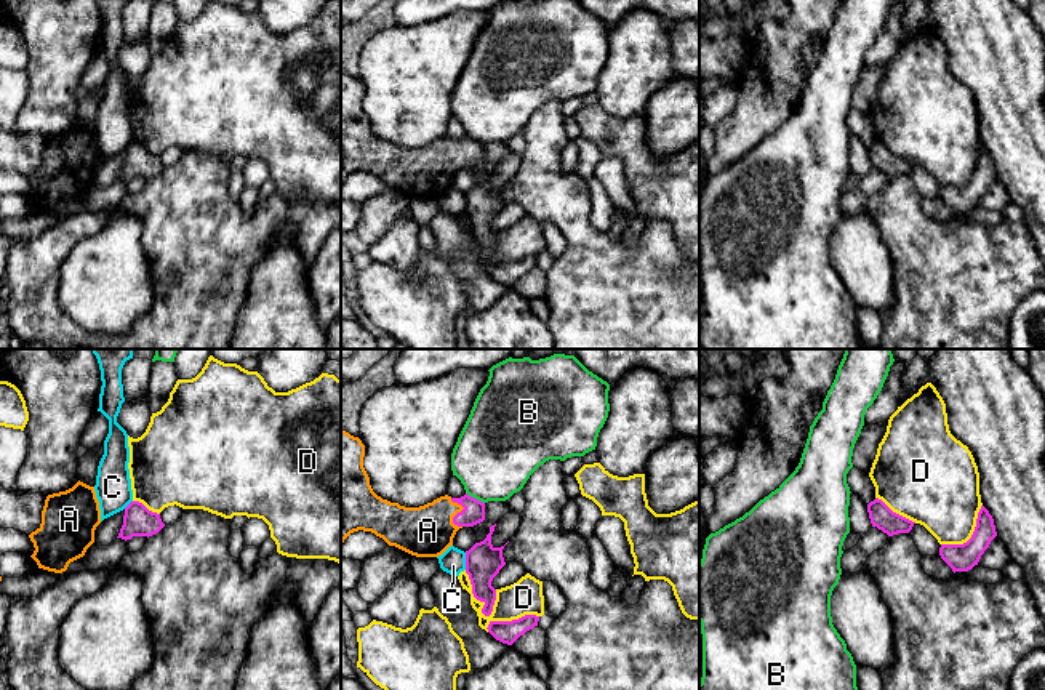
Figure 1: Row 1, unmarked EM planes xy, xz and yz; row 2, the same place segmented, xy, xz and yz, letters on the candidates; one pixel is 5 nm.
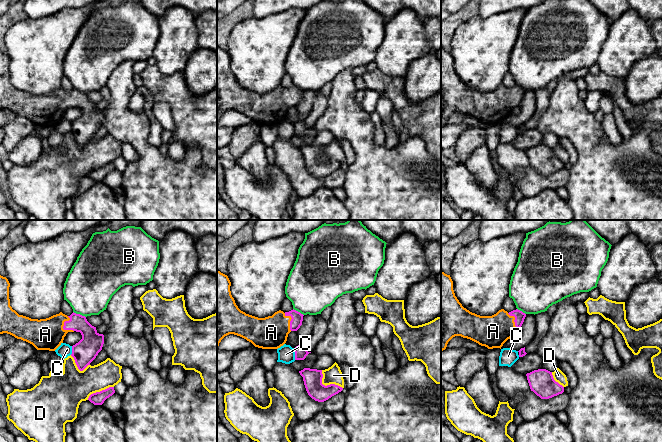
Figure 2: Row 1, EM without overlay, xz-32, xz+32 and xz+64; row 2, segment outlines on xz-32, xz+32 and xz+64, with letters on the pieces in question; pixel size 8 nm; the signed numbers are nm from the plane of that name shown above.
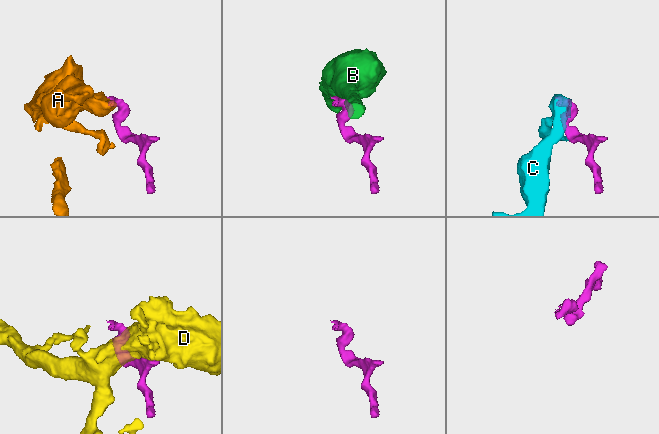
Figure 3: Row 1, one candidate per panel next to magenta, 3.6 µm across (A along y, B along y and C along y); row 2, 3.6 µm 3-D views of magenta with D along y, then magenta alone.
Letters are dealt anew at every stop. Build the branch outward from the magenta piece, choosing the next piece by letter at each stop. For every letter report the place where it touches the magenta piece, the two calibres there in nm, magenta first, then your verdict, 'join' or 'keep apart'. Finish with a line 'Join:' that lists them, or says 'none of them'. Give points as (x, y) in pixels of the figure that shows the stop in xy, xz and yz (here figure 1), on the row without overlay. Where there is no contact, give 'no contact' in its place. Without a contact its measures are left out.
A: contact xz (458, 154); calibres 110 and 260 nm; join
B: contact xz (474, 140); calibres 110 and 400 nm; keep apart
C: contact xz (466, 202); calibres 180 and 130 nm; keep apart
D: contact xz (474, 237); calibres 180 and 180 nm; keep apart
Join: A

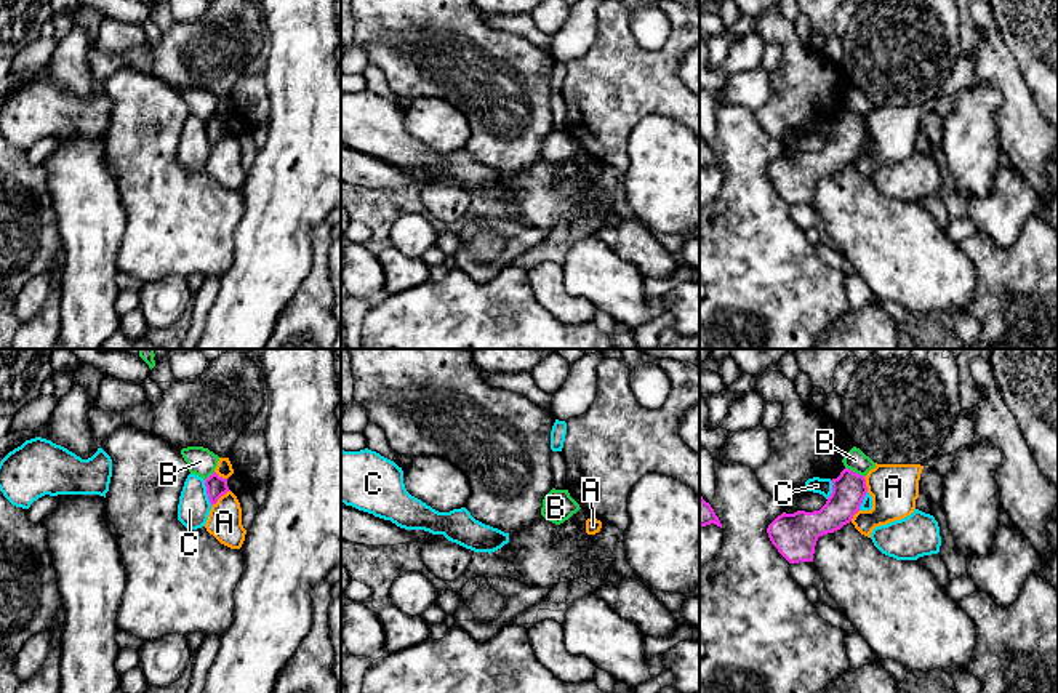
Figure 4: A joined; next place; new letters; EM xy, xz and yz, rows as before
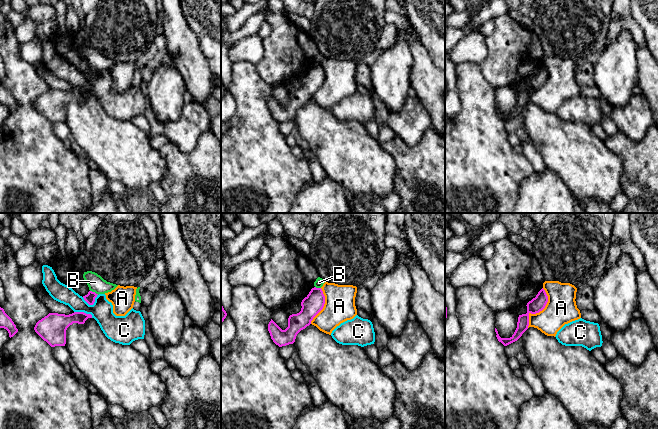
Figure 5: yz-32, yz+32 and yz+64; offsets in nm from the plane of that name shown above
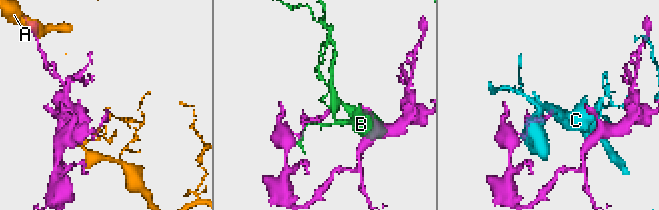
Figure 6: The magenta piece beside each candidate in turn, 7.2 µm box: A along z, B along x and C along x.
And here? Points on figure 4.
A: contact xy (220, 138); calibres 100 and 180 nm; keep apart
B: contact yz (855, 114); calibres 170 and 110 nm; keep apart
C: contact xy (207, 135); calibres 100 and 160 nm; keep apart
Join: none of them

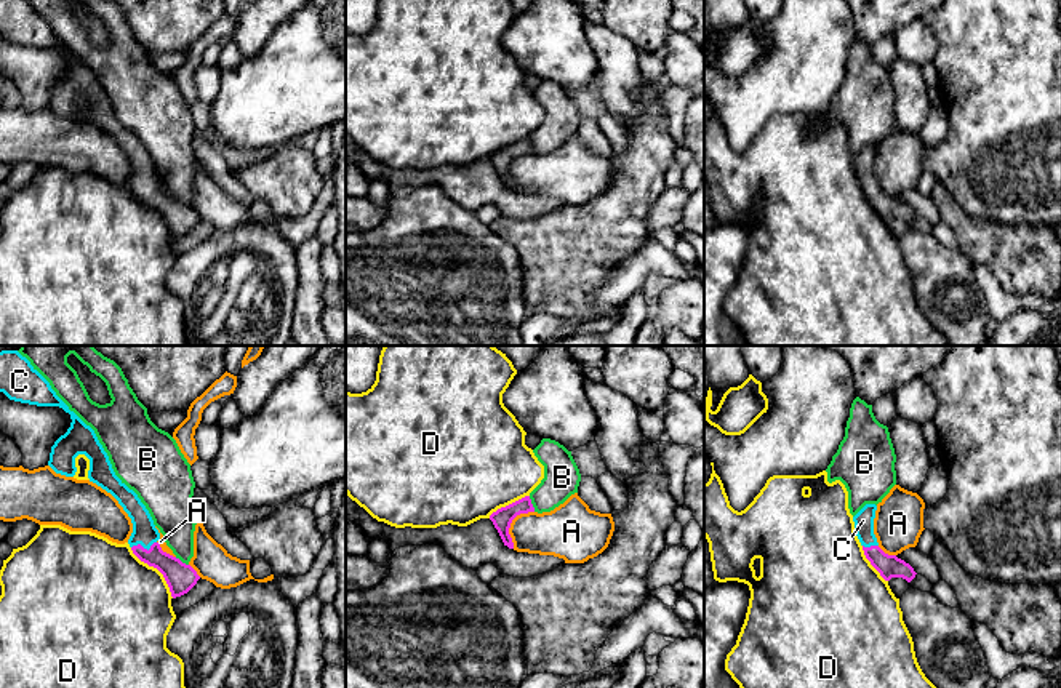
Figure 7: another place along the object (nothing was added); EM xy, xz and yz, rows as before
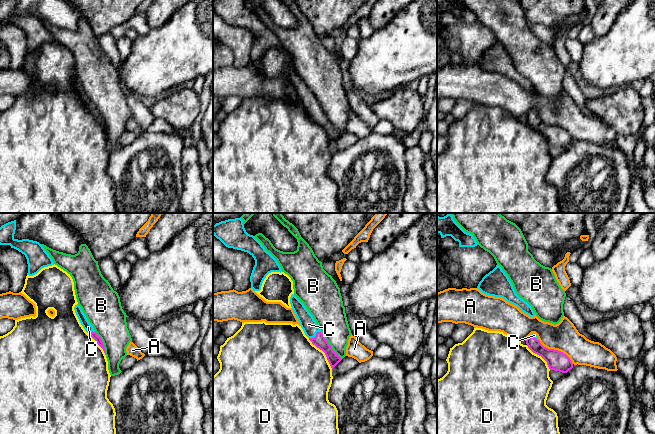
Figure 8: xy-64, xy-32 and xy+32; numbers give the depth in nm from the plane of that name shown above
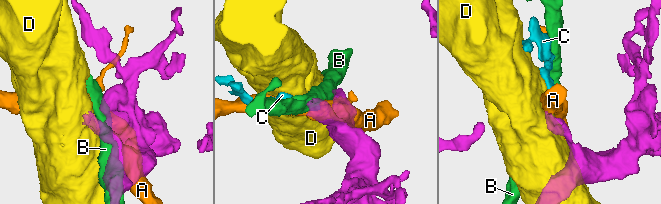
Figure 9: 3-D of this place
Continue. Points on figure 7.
A: contact xz (511, 164); calibres 100 and 240 nm; keep apart
B: contact xz (532, 146); calibres 100 and 180 nm; keep apart
C: contact xy (143, 189); calibres 150 and 120 nm; join
D: contact xy (157, 210); calibres 150 and 480 nm; keep apart
Join: C

